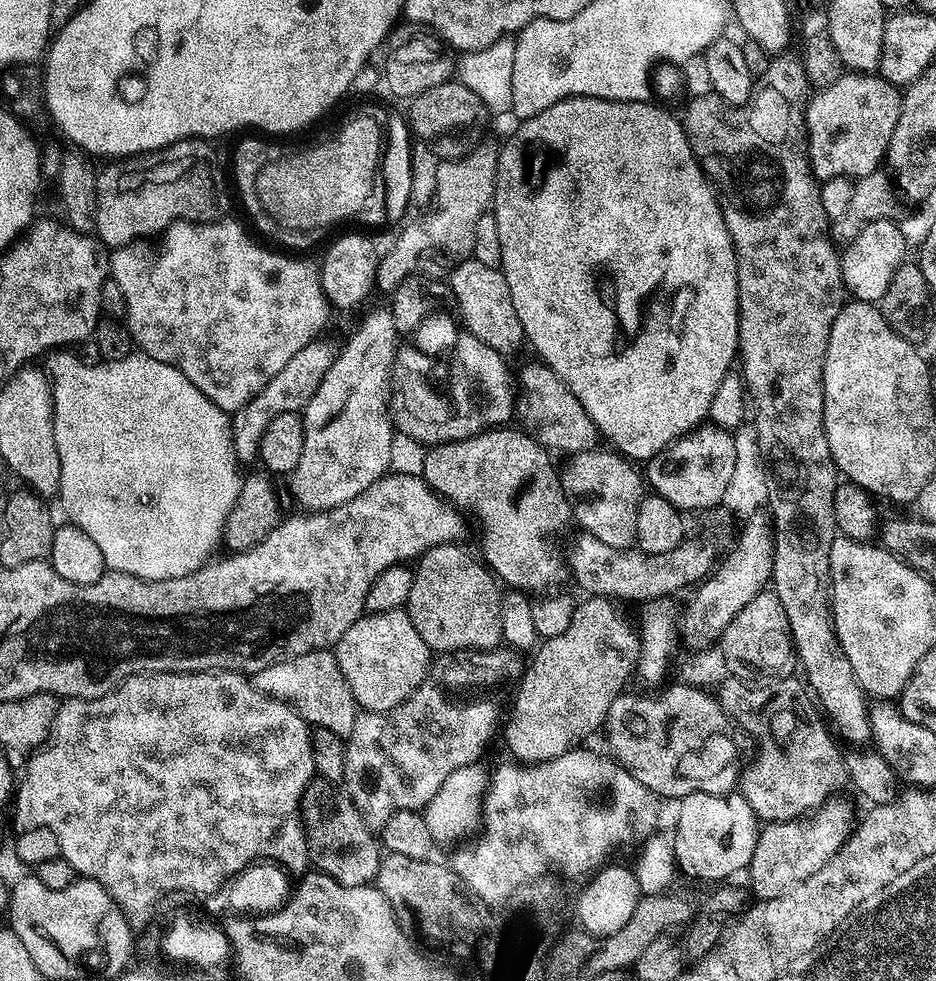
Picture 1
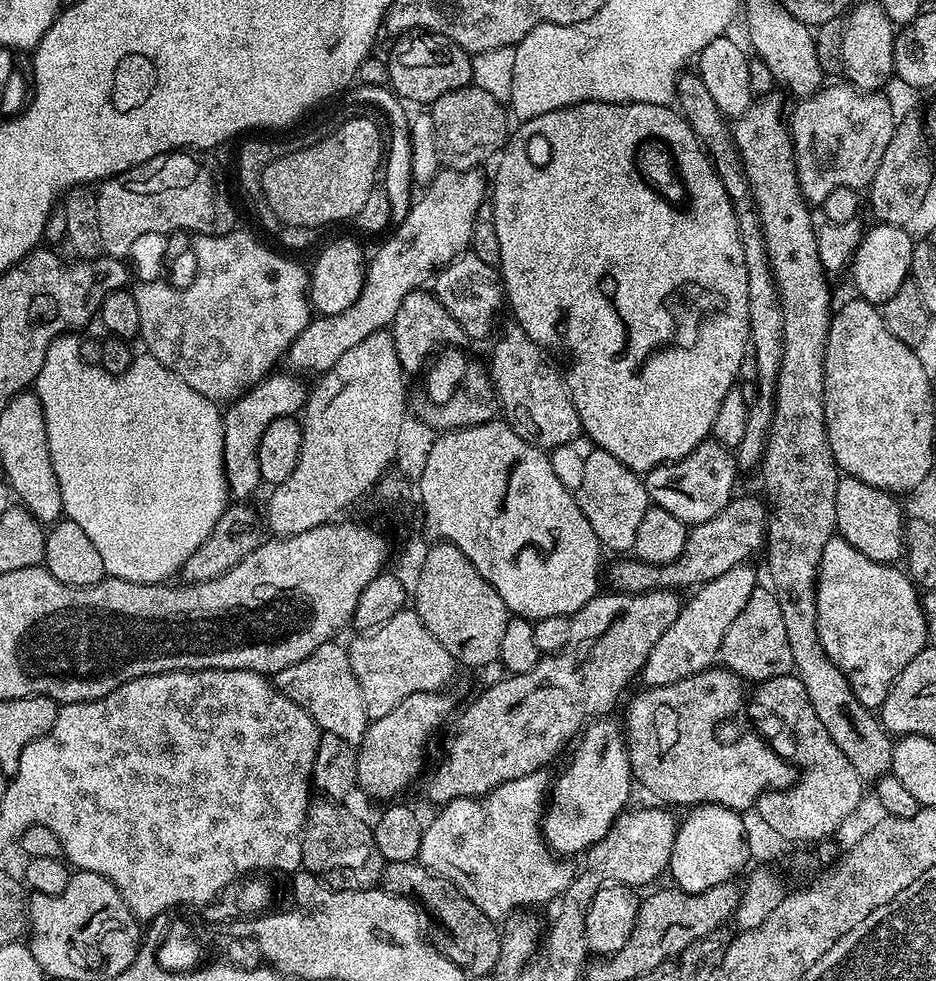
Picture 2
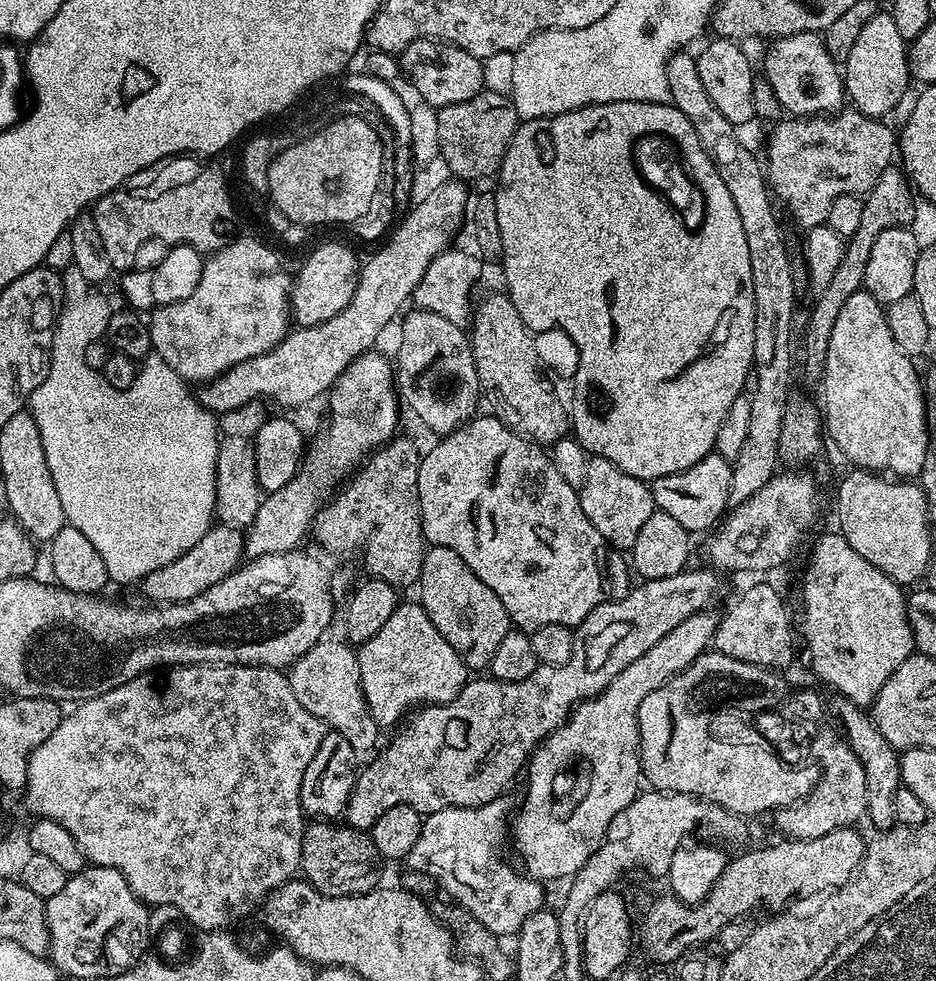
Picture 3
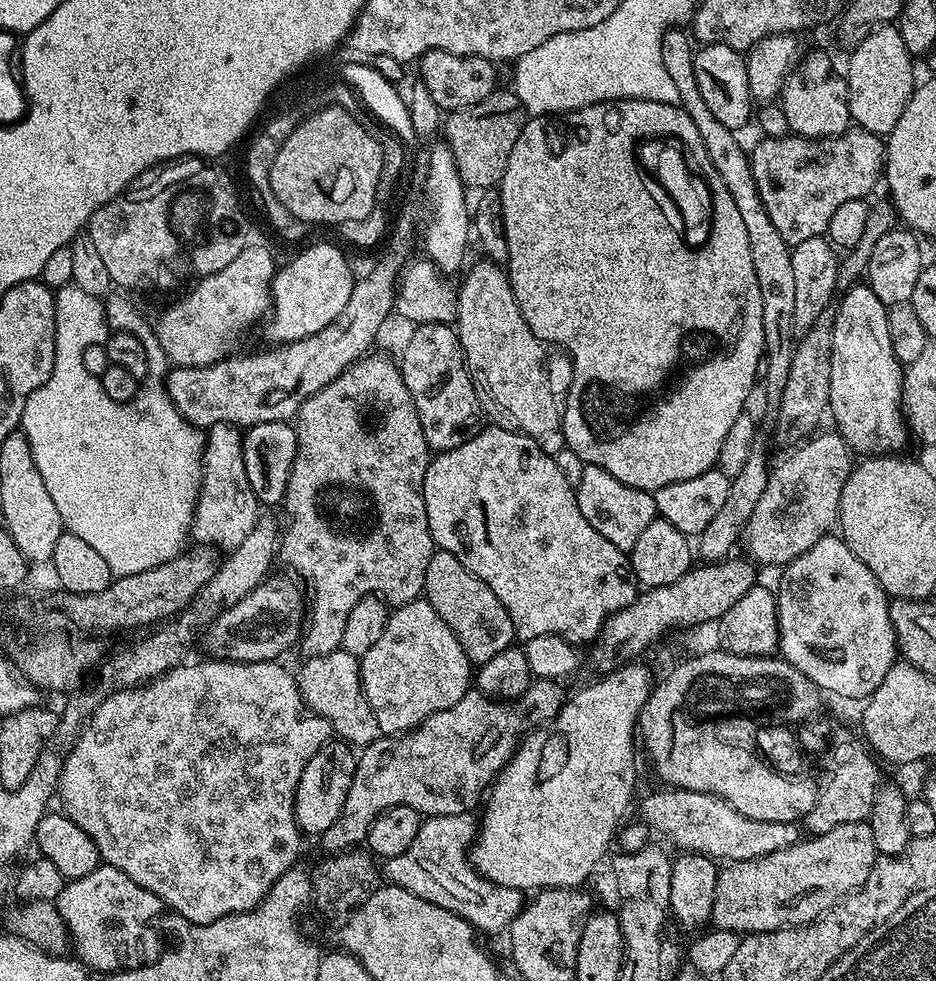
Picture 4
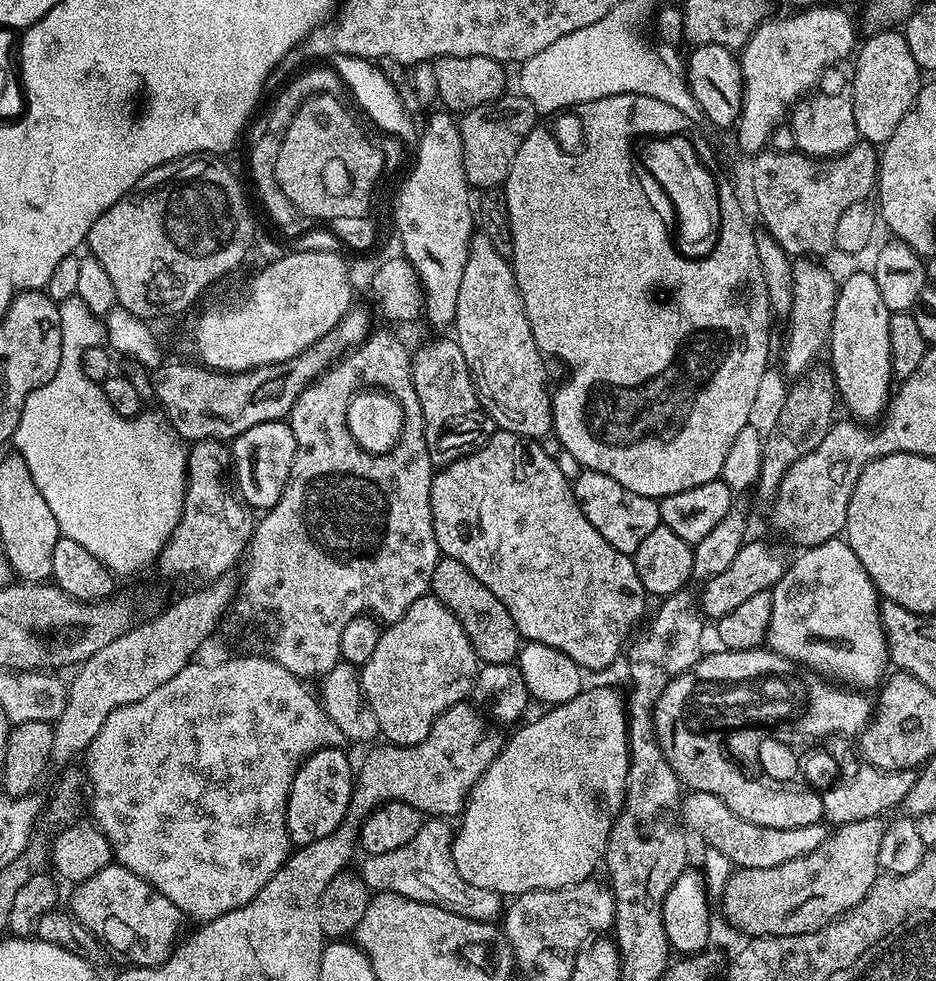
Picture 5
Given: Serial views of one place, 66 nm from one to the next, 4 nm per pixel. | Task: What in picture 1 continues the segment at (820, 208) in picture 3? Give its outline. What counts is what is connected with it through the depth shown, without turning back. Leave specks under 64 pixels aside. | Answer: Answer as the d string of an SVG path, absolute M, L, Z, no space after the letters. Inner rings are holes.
M849 71L829 88L819 89L809 99L806 113L808 125L808 159L812 161L812 175L823 182L832 178L850 176L859 178L870 175L881 167L888 151L890 134L898 126L901 89L879 74L861 74Z

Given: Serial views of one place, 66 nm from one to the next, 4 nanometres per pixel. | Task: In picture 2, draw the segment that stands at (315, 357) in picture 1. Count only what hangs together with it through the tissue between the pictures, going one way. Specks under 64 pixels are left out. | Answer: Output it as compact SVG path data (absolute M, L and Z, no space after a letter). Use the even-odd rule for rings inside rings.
M271 373L259 384L248 389L244 395L231 401L223 409L224 418L224 473L228 483L228 491L237 501L244 502L262 488L260 471L258 470L258 442L262 442L262 434L266 434L266 426L274 422L274 418L296 416L308 403L309 385L303 384L293 373Z

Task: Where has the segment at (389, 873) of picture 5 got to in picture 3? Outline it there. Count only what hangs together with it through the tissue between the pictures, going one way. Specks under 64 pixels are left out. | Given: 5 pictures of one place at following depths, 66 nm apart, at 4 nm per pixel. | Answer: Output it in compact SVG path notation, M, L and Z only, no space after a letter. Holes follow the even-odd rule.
M508 798L491 800L477 808L451 808L438 810L434 814L423 817L424 825L418 834L418 842L414 842L414 850L406 857L406 864L413 872L421 872L436 881L441 889L449 892L451 899L464 908L486 930L490 930L501 938L515 937L520 928L530 918L530 914L541 911L544 904L545 885L532 879L523 871L511 868L500 855L504 852L504 839L510 836L510 817L514 812L514 804Z

